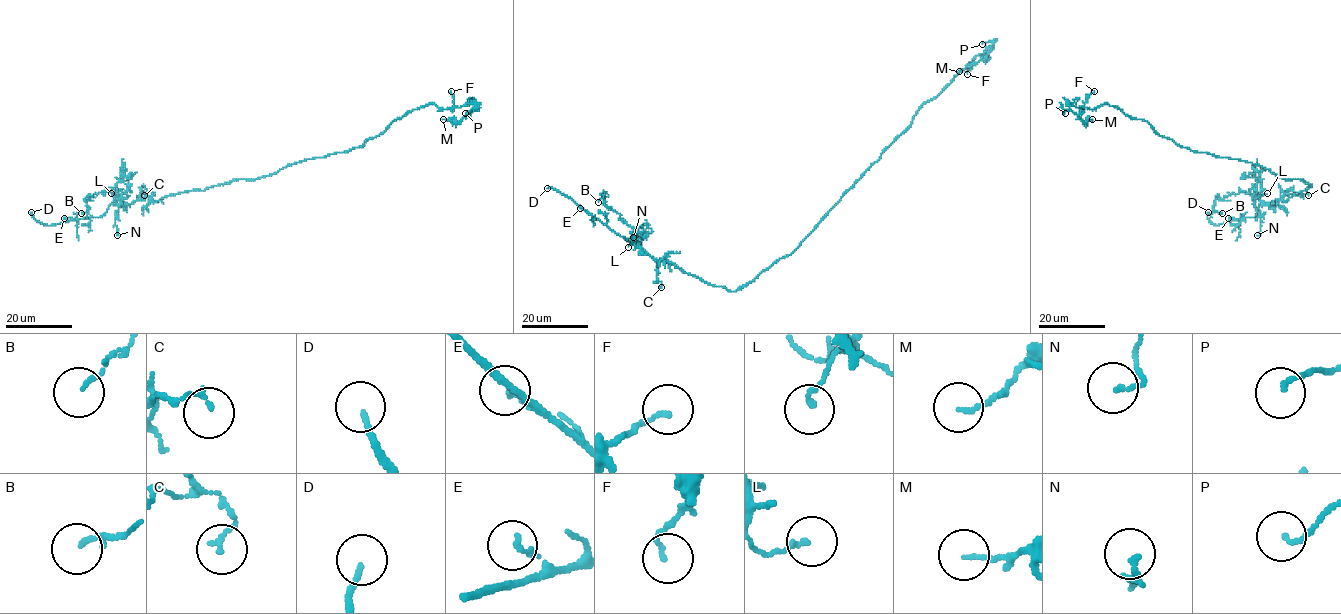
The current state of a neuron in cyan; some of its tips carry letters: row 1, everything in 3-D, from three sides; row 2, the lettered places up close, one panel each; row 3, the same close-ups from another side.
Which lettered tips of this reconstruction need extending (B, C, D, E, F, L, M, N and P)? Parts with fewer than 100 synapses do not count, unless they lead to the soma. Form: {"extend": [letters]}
{"extend": ["D"]}

